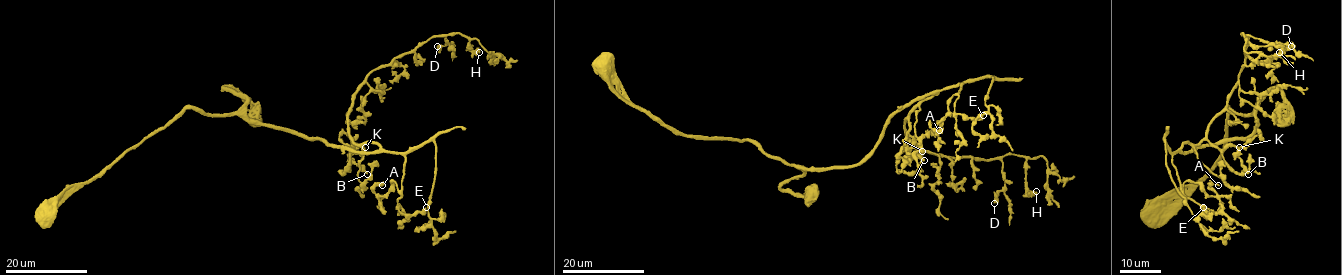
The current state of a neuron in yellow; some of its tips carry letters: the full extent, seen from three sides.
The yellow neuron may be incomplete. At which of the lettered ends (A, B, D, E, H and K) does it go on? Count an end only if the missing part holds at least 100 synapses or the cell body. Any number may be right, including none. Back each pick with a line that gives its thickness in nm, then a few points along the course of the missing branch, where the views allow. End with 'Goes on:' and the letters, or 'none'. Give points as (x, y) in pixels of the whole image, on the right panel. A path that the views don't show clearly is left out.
Goes on: none

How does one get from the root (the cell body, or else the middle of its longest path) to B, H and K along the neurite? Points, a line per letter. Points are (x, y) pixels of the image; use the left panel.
B: (48, 215), (67, 187), (184, 108), (354, 151), (375, 143), (351, 140), (349, 158), (367, 174)
H: (48, 215), (184, 108), (376, 151), (347, 119), (373, 71), (436, 36), (479, 52)
K: (48, 215), (67, 187), (184, 108), (380, 147), (351, 140), (352, 153), (365, 147)

